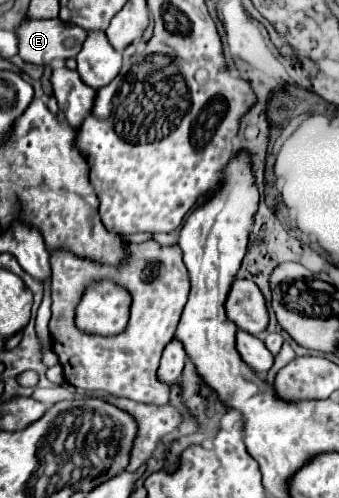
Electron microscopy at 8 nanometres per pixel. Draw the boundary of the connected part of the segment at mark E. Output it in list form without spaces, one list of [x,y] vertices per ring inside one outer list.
[[[24,19],[16,27],[18,55],[32,65],[50,65],[54,59],[76,57],[86,31],[60,19]]]

